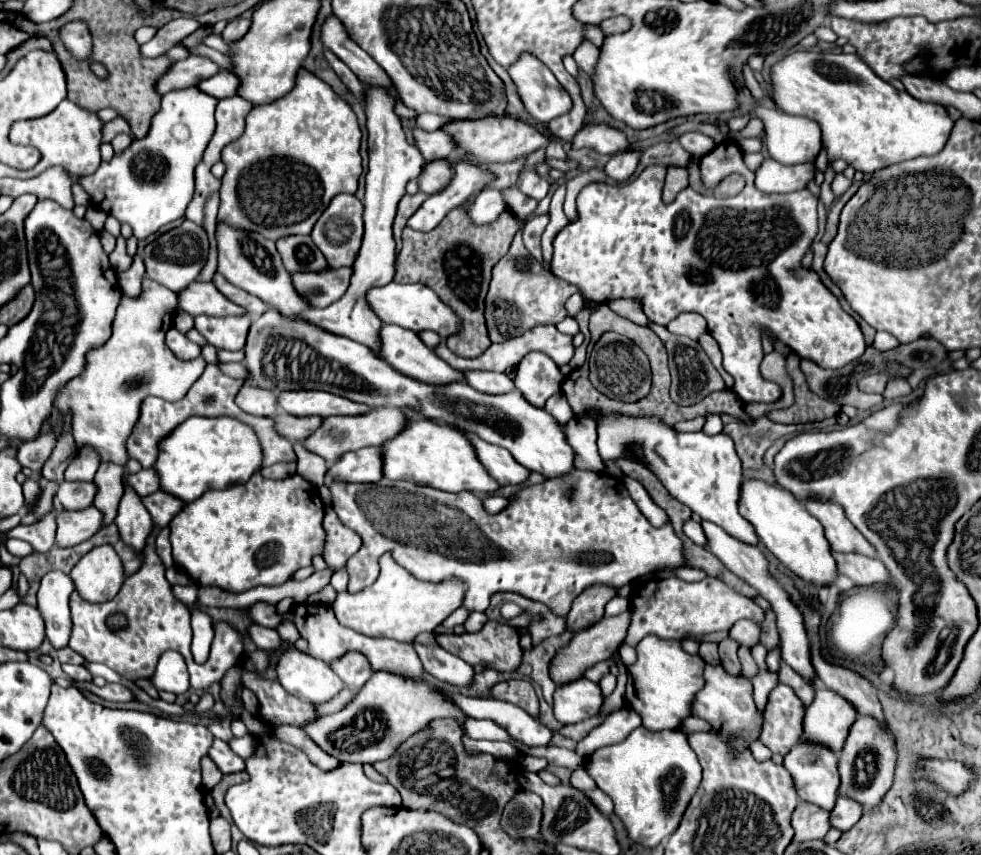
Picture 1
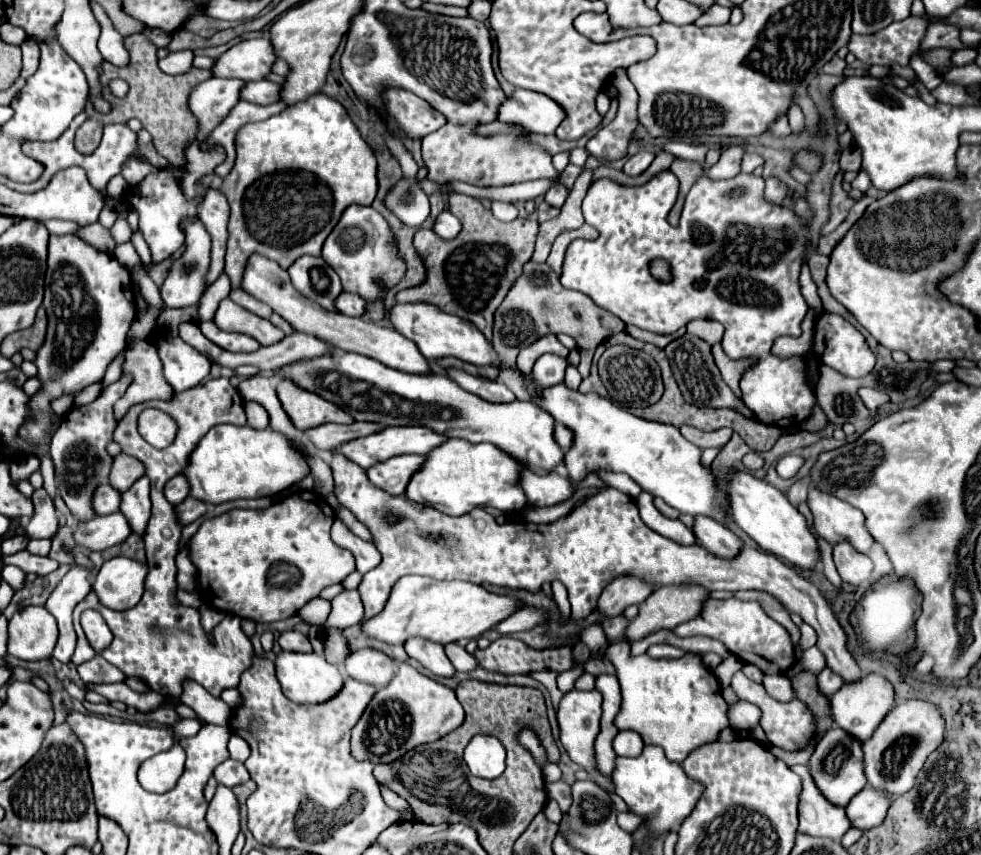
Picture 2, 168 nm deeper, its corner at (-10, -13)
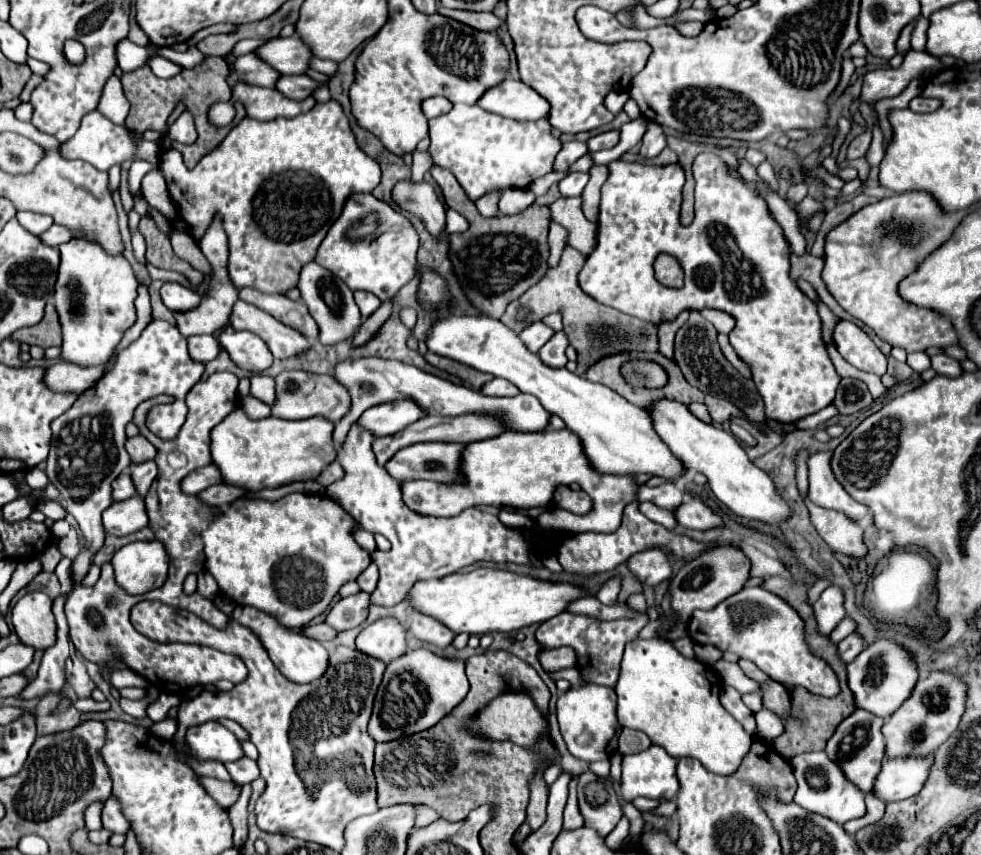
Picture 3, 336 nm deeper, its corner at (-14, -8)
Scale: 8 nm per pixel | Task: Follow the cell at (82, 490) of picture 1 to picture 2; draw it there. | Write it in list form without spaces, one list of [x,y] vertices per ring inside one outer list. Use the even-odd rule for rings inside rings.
[[[99,485],[95,489],[95,499],[91,499],[91,509],[95,511],[95,515],[109,515],[119,511],[121,505],[121,495],[119,491],[115,491],[109,485]]]

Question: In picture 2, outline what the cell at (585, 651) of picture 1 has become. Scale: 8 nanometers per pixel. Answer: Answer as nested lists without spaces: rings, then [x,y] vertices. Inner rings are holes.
[[[683,585],[683,587],[659,587],[659,589],[655,589],[655,591],[639,605],[639,615],[629,623],[629,627],[625,629],[623,639],[625,639],[629,645],[633,645],[635,641],[641,641],[641,639],[645,639],[647,635],[653,635],[653,633],[657,633],[657,631],[661,631],[661,629],[673,629],[673,627],[677,627],[679,623],[697,617],[705,599],[707,599],[707,591],[705,591],[703,587],[689,587],[689,585]]]

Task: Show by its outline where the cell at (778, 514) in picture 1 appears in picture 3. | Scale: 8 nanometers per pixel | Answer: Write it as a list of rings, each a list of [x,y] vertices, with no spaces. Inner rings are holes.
[[[657,400],[647,410],[647,414],[653,420],[653,428],[659,434],[659,438],[669,446],[673,456],[677,456],[685,470],[697,470],[701,472],[713,494],[737,516],[761,520],[761,522],[775,522],[789,518],[791,510],[787,502],[777,494],[773,480],[763,474],[761,468],[757,468],[737,442],[737,438],[721,428],[715,428],[713,424],[701,422],[697,416],[689,412],[689,408],[677,400]]]

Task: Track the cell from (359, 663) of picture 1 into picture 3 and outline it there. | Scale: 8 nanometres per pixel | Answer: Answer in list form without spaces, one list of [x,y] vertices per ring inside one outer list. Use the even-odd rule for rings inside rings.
[[[393,616],[379,618],[361,630],[357,636],[357,648],[389,664],[407,652],[407,630]]]

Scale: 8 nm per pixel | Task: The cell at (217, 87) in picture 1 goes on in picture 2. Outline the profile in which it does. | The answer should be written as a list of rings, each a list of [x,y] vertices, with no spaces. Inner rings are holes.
[[[255,81],[255,83],[243,85],[243,91],[239,91],[239,99],[255,103],[255,105],[271,105],[277,101],[277,93],[279,93],[277,83]]]

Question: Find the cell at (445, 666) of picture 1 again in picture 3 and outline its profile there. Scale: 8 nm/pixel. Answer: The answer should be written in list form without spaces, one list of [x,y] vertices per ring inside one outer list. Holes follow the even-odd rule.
[[[411,610],[411,628],[409,628],[411,636],[415,638],[421,638],[425,642],[431,642],[439,648],[445,648],[451,644],[451,640],[455,638],[455,634],[443,626],[443,622],[435,620],[435,618],[429,618],[427,614],[423,612],[417,612],[417,610]]]

